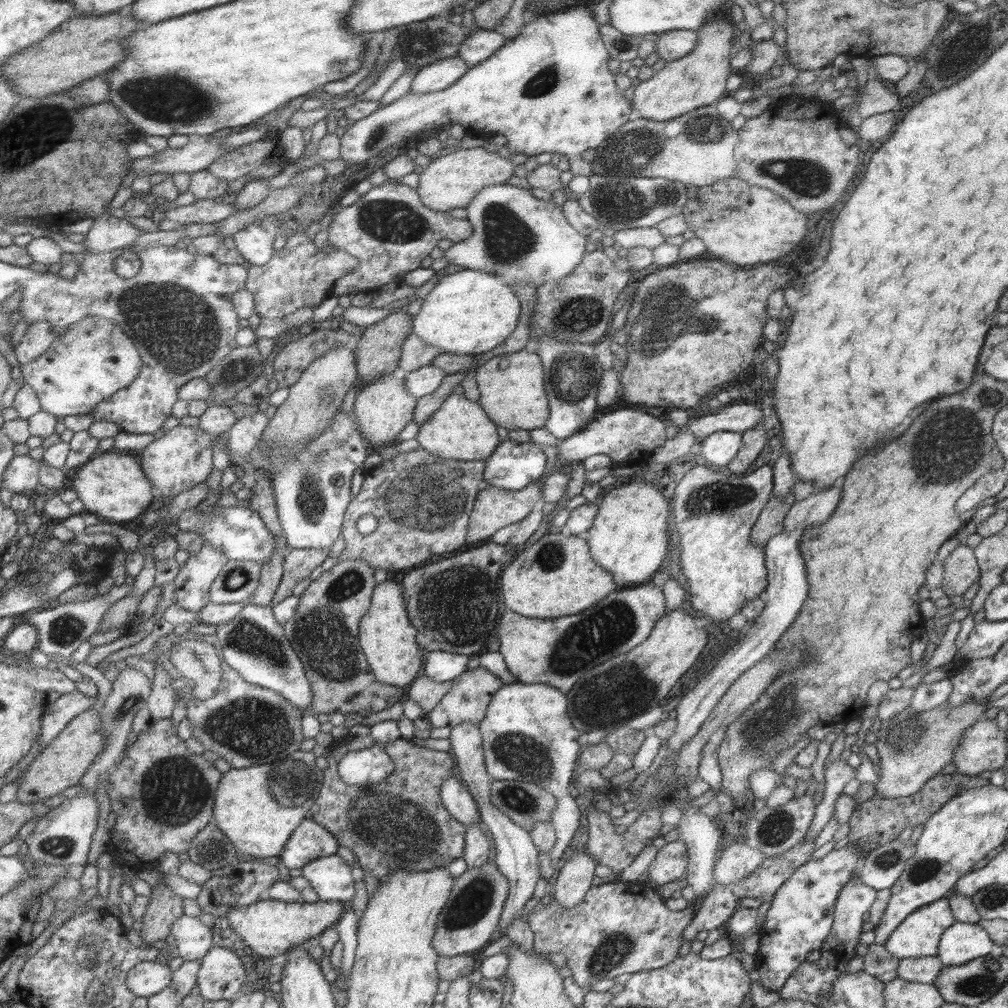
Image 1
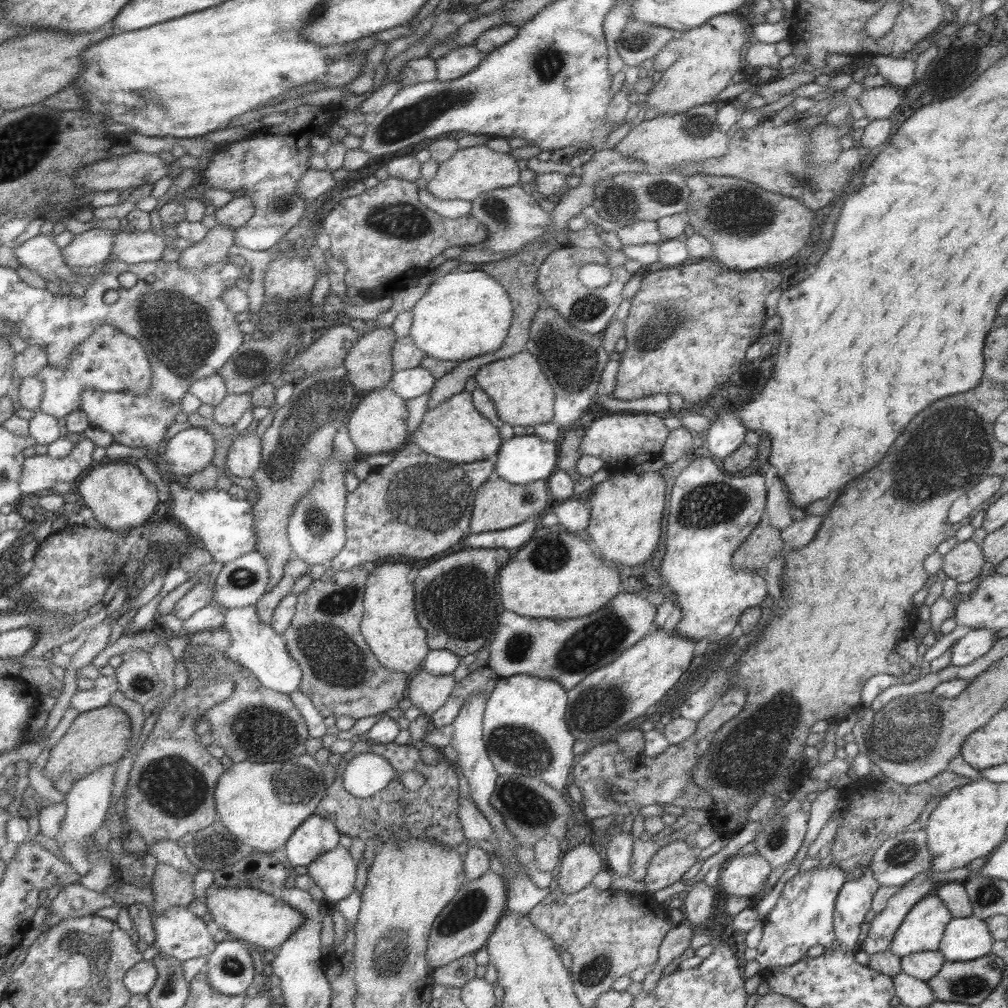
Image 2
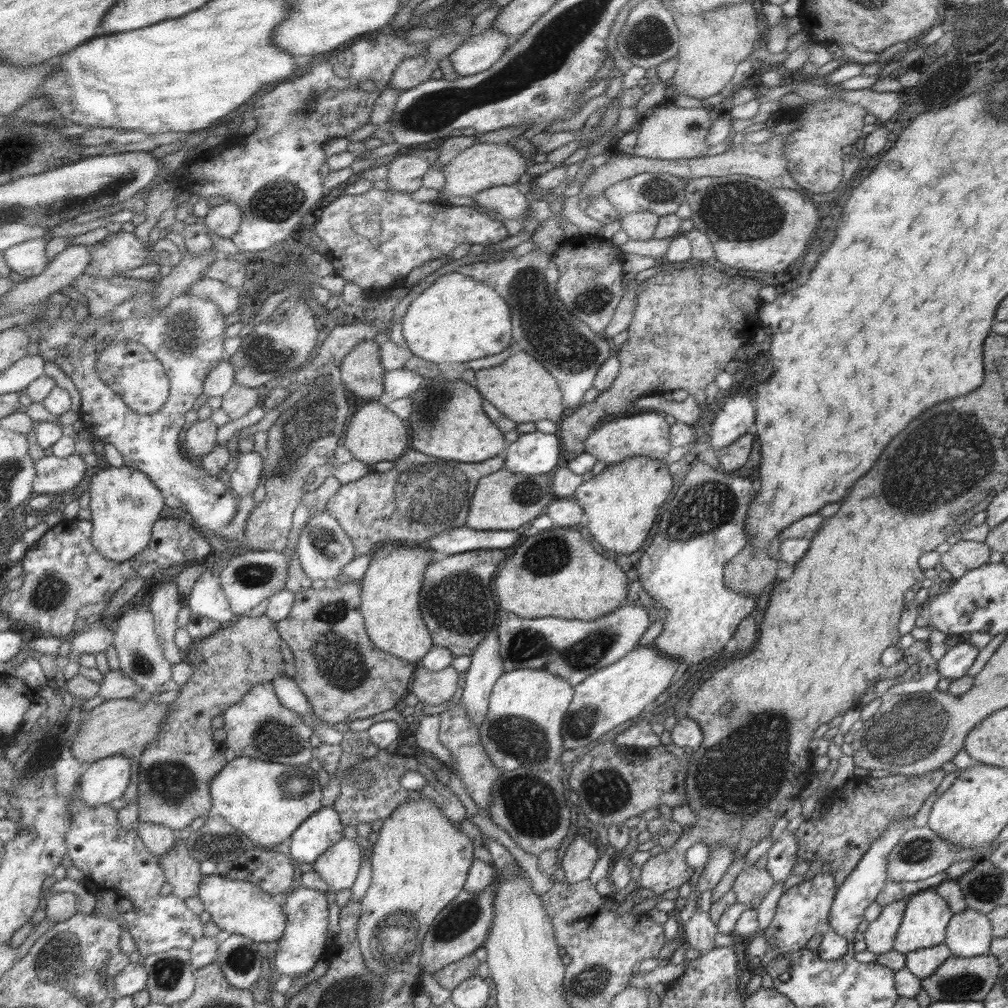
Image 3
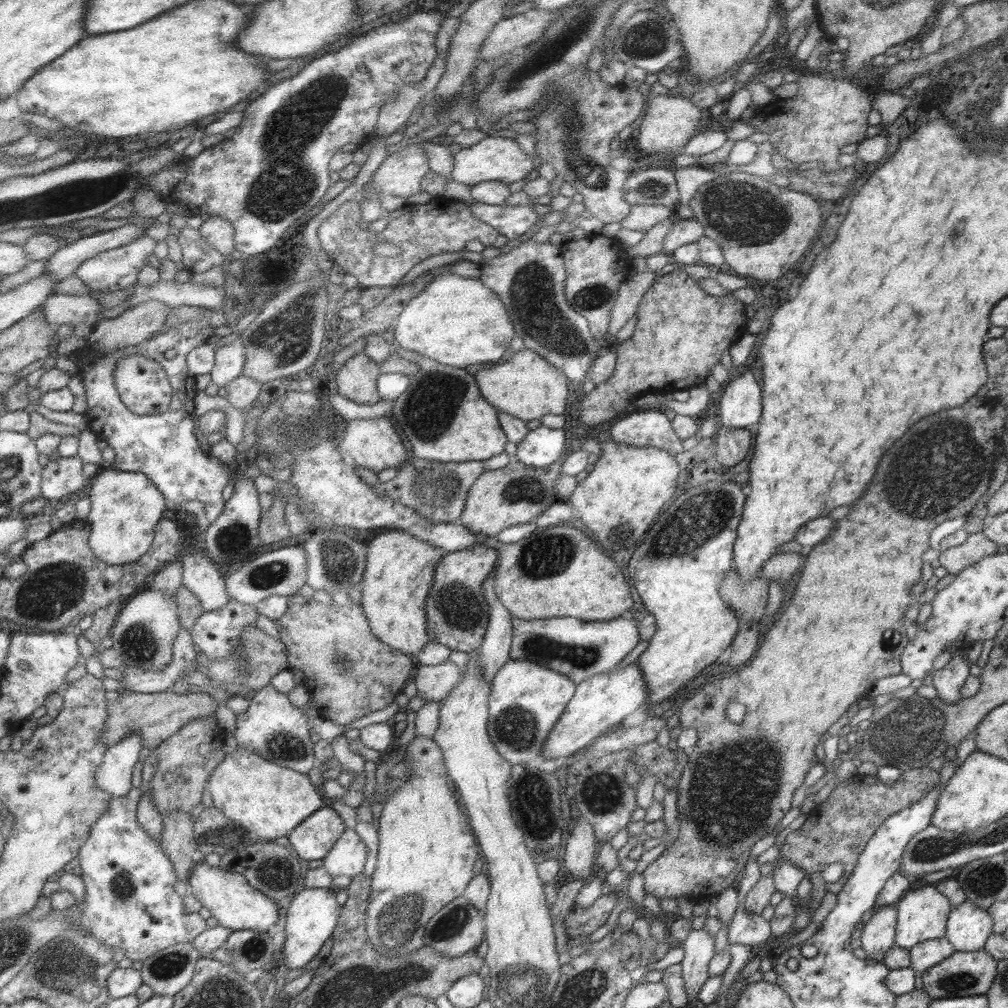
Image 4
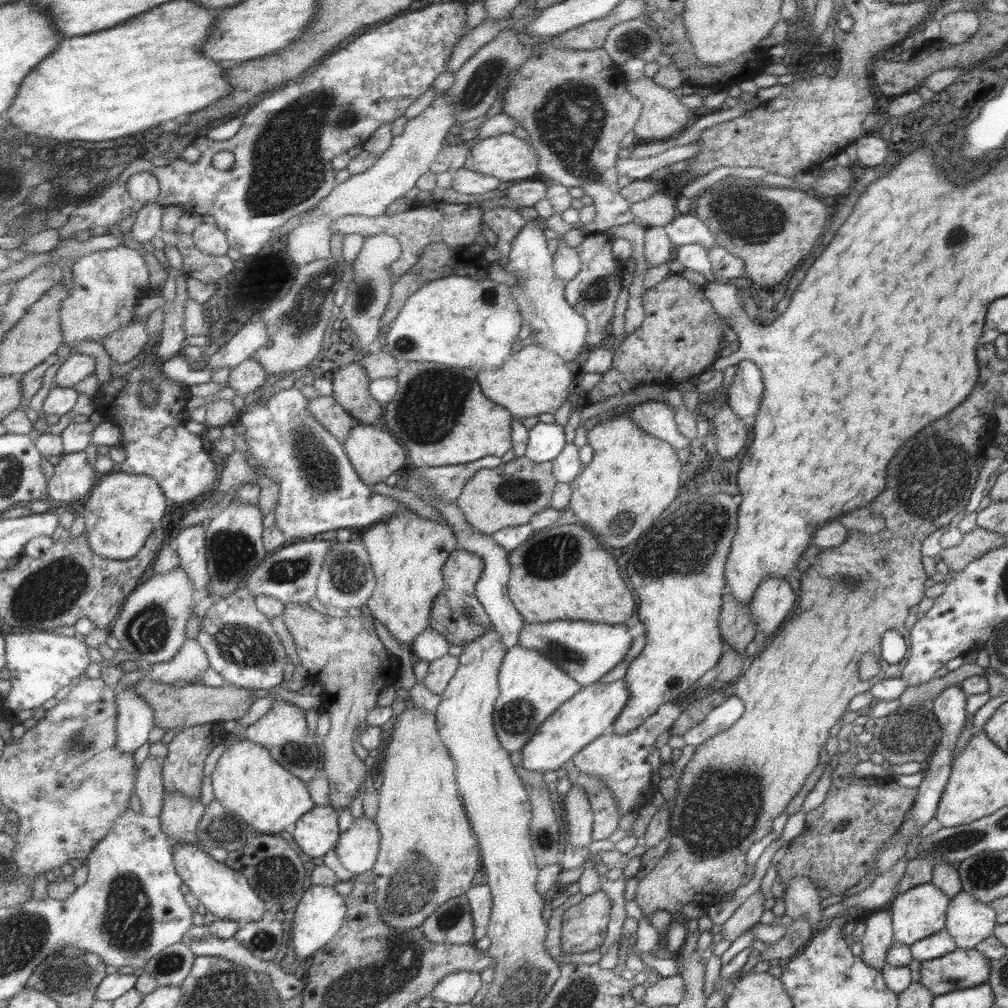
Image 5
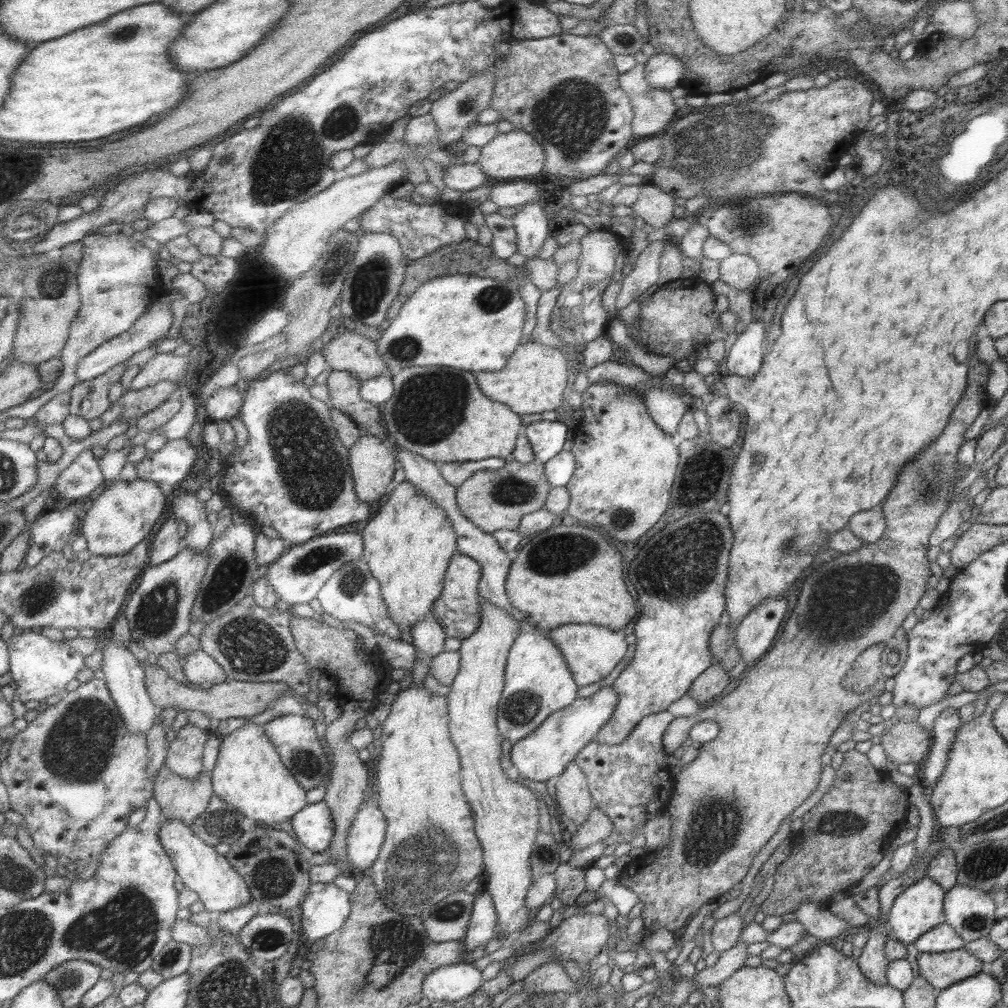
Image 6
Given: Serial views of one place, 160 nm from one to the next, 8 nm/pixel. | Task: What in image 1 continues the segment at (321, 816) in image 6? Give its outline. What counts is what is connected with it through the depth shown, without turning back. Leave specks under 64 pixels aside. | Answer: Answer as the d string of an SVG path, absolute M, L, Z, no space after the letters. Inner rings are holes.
M303 819L287 839L280 855L285 868L302 868L310 861L337 853L335 837L314 820Z

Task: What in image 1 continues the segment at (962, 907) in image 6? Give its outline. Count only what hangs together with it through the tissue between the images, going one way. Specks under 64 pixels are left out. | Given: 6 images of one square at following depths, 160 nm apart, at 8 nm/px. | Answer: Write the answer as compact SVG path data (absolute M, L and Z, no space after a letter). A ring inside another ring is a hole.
M955 921L940 937L936 955L945 966L959 966L977 957L989 957L997 948L977 923Z

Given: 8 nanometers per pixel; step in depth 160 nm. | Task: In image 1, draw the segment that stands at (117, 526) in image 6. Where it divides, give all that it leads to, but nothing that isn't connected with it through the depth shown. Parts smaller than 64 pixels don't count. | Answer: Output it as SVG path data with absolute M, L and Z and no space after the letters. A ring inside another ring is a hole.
M98 451L85 464L76 468L74 473L67 486L75 490L84 506L83 511L95 514L99 521L129 522L145 512L154 495L151 483L147 480L139 462L125 452Z

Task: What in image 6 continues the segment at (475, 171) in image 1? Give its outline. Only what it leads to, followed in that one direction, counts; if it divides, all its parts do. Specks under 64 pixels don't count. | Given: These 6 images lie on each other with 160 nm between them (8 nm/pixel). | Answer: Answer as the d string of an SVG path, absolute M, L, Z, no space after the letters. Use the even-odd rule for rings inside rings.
M514 128L506 133L497 133L482 146L477 164L489 178L525 179L544 170L545 151L527 131Z

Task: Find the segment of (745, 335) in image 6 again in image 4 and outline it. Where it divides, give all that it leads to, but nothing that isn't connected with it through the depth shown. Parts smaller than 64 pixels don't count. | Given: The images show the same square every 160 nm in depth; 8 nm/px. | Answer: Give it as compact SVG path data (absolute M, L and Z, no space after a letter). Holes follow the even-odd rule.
M749 371L737 373L737 378L729 379L713 405L718 426L725 428L745 428L757 424L761 414L761 386Z

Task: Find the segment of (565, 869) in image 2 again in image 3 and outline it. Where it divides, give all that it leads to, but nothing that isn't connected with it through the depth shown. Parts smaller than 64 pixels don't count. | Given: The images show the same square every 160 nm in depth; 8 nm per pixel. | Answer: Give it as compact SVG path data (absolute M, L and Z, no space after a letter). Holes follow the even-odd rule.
M577 834L566 850L561 864L566 882L576 883L588 879L596 860L602 852L601 848L587 842L582 834Z

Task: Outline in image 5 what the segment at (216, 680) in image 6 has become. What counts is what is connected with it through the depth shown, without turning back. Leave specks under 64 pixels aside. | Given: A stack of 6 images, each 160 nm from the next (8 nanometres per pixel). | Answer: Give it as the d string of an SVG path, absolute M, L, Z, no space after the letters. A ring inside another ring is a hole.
M186 638L171 660L151 665L149 675L144 676L167 684L175 680L189 683L197 676L201 677L209 667L208 658L200 644L193 638Z

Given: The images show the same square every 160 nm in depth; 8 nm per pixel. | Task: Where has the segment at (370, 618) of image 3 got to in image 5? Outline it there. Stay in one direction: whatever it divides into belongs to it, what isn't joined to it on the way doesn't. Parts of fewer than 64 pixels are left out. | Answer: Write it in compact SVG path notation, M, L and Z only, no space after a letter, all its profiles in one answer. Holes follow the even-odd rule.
M403 509L365 528L360 542L368 552L376 580L366 606L374 620L378 620L400 645L408 648L417 634L428 627L433 599L442 589L443 563L456 548L453 532L439 521Z

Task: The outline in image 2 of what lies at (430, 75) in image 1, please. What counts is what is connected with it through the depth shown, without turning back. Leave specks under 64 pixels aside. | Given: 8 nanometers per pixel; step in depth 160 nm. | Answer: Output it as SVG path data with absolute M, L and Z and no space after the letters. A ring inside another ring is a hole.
M473 43L448 50L443 57L435 61L435 79L443 82L459 78L471 72L485 55L484 52L478 51Z

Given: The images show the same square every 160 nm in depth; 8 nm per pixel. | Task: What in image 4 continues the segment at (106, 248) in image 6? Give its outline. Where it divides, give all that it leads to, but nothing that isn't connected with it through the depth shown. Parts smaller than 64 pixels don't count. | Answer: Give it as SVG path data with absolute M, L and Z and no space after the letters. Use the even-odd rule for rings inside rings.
M147 236L139 237L128 244L99 252L95 257L81 262L74 274L87 286L87 290L95 294L109 293L127 289L136 282L137 274L145 265L147 258L153 253L156 241ZM90 294L82 296L49 296L41 306L45 322L57 327L66 324L74 327L83 323L92 330L100 322L99 302Z

